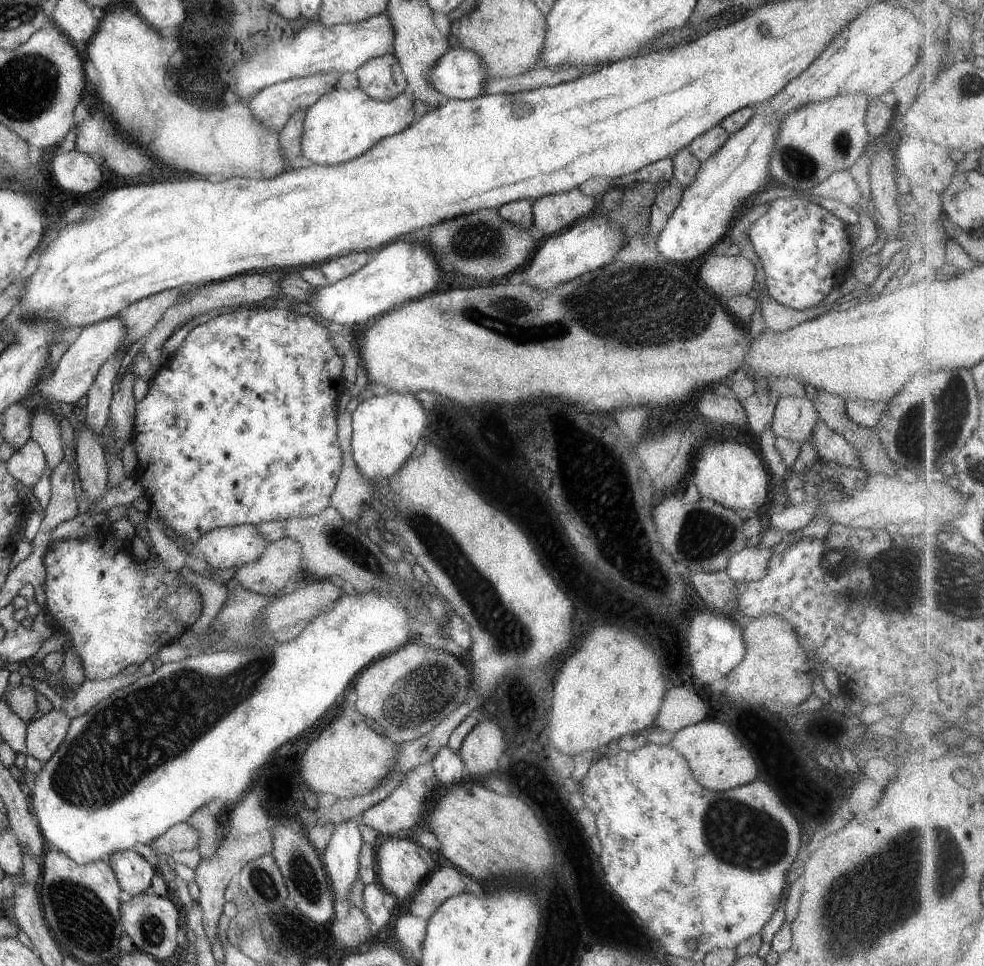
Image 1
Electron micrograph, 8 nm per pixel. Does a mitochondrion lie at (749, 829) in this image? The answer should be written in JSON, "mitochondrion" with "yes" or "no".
{"mitochondrion":"yes"}

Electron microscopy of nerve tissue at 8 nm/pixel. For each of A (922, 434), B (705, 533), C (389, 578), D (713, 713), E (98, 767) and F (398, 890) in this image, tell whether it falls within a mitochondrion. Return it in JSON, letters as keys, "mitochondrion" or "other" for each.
{"A":"mitochondrion","B":"mitochondrion","C":"other","D":"other","E":"mitochondrion","F":"other"}

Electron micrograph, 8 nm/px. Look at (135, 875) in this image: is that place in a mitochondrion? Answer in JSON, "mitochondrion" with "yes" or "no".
{"mitochondrion":"no"}

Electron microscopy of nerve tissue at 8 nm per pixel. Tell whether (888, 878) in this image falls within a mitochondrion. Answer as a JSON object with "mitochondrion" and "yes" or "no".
{"mitochondrion":"yes"}

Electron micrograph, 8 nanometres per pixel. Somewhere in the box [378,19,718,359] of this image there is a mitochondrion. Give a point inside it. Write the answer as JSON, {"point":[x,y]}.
{"point":[477,241]}

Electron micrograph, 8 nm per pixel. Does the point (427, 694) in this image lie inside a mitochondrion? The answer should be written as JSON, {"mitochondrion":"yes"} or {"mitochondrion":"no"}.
{"mitochondrion":"yes"}

